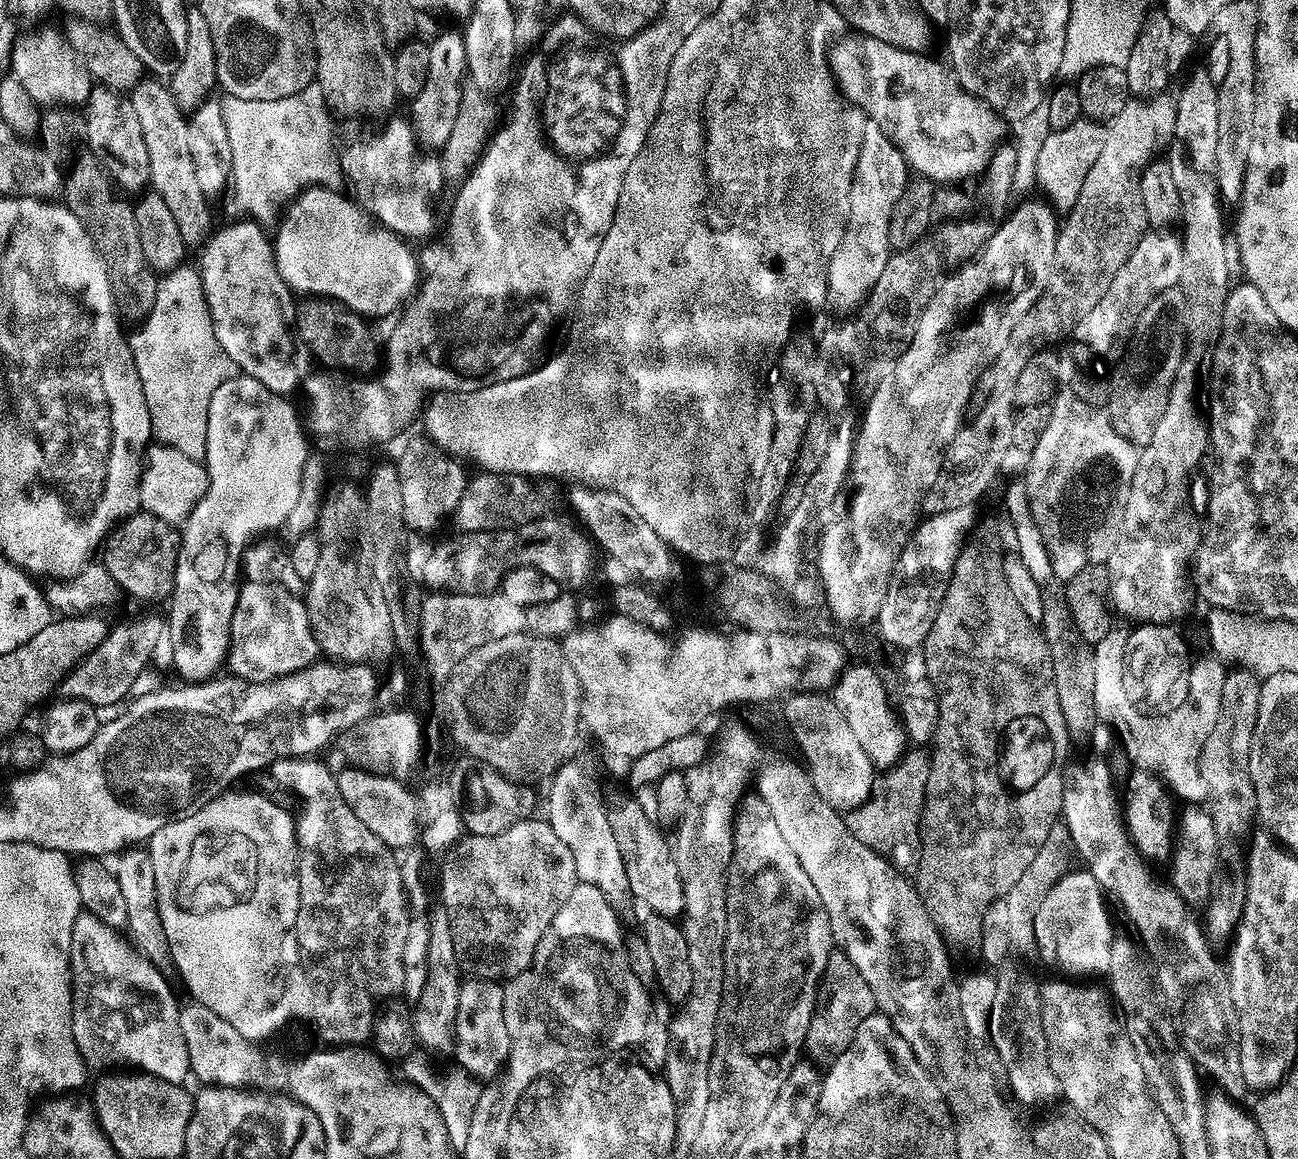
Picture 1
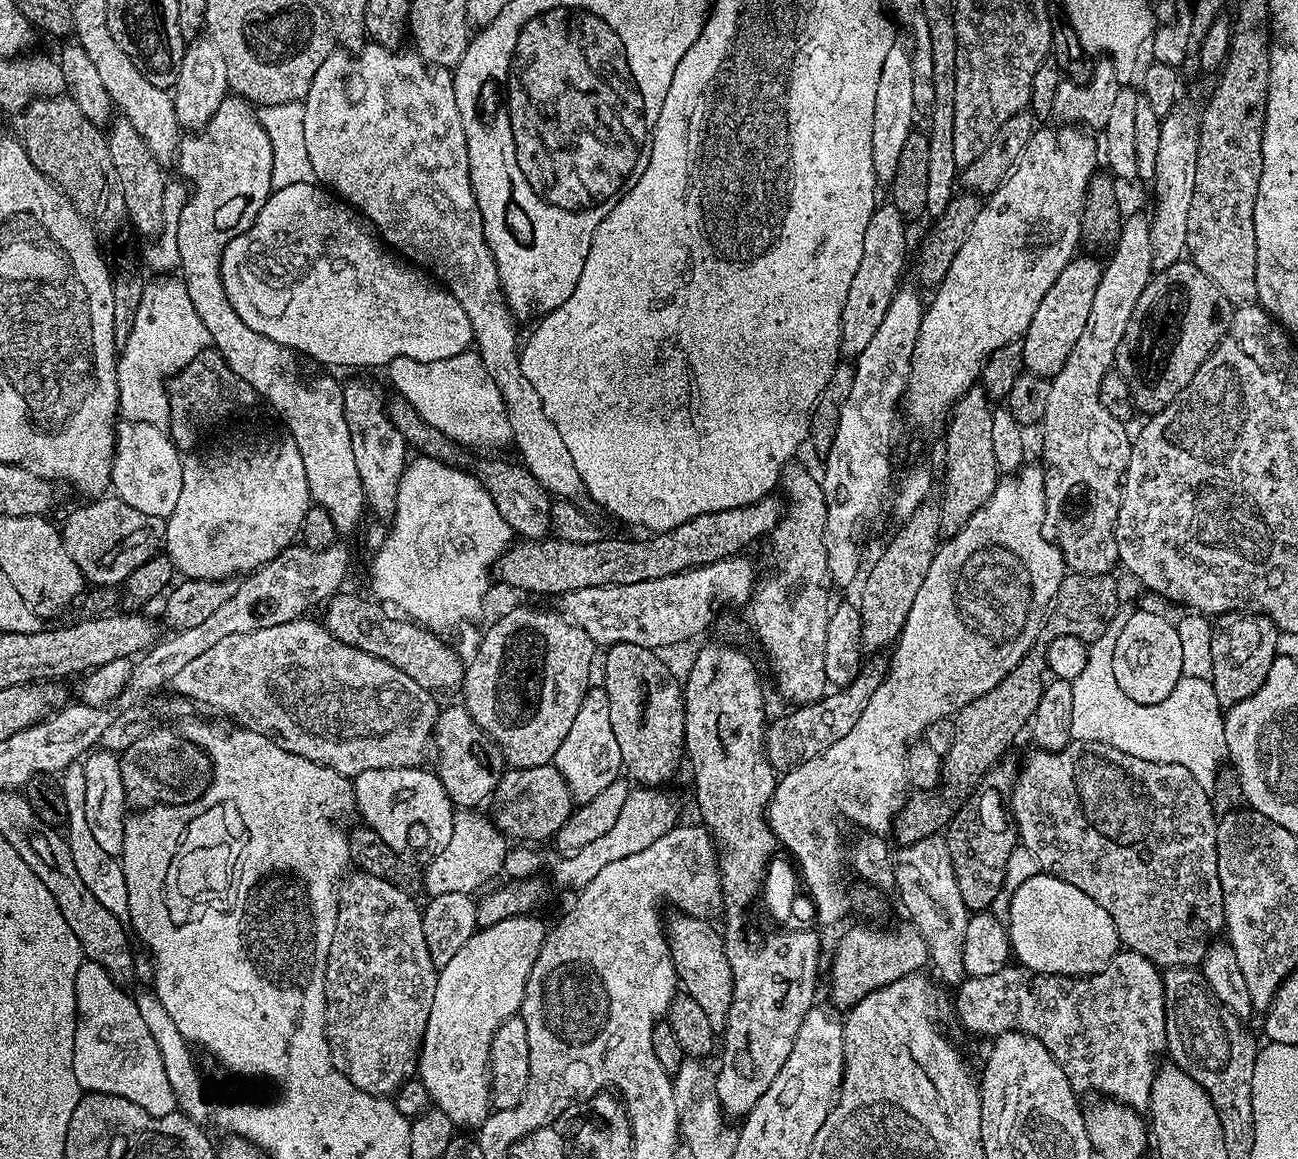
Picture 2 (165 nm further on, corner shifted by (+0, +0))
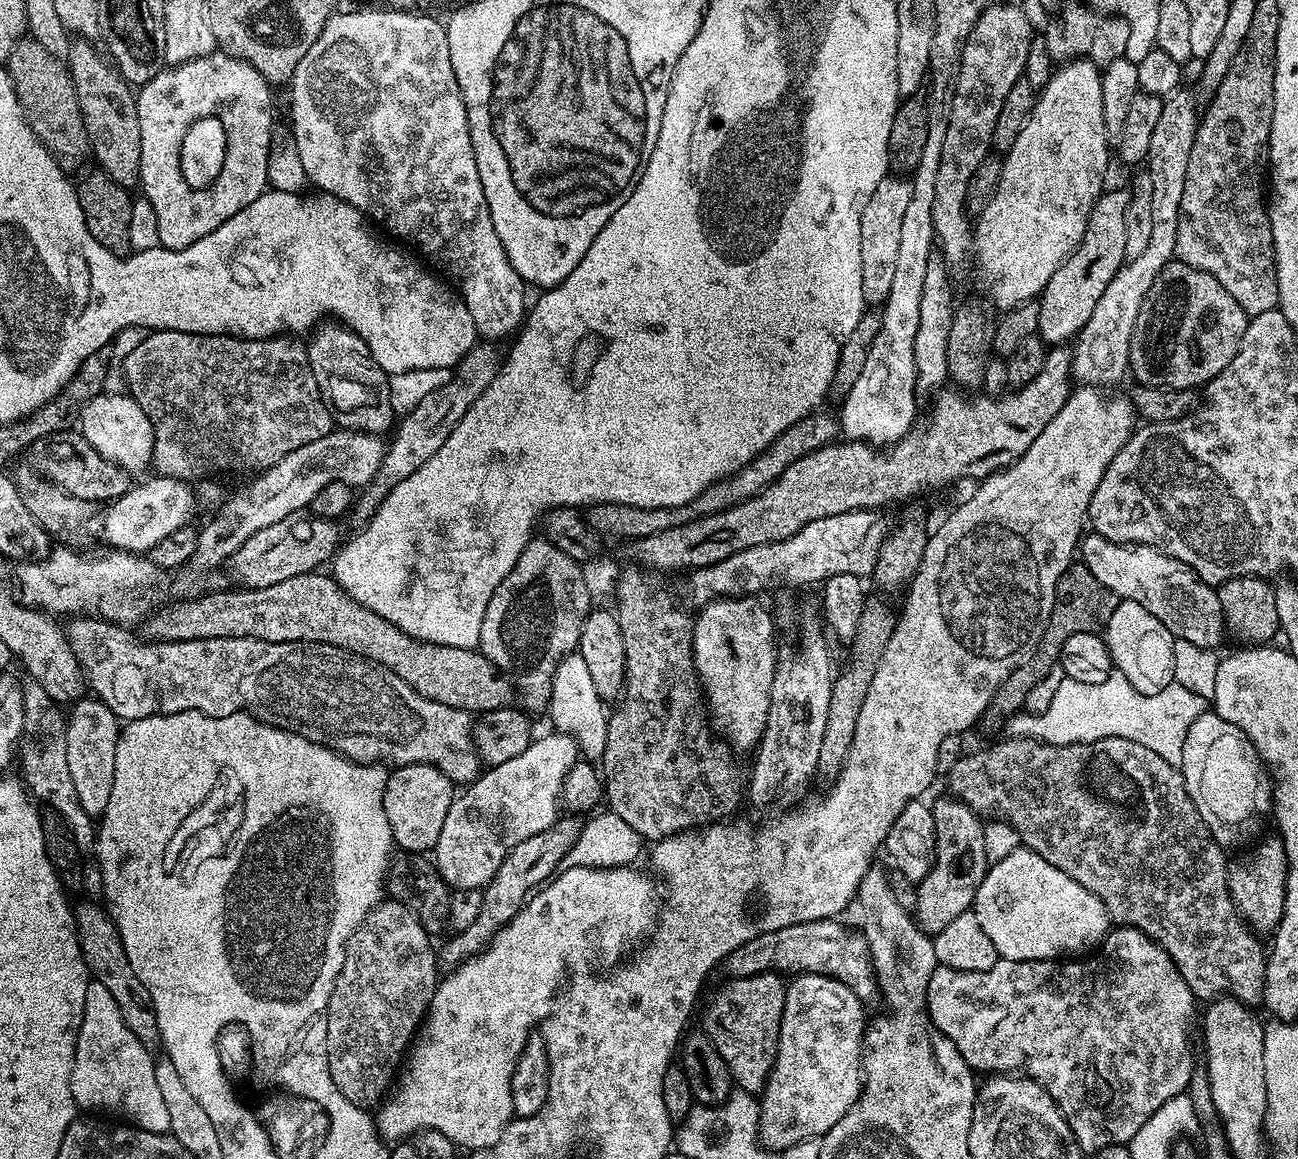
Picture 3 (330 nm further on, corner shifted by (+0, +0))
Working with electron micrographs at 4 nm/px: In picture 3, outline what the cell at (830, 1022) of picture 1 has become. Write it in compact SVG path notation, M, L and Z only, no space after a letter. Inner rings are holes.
M947 798L931 805L934 818L936 845L932 855L932 868L926 878L919 881L920 893L916 896L914 919L922 931L935 934L946 930L954 918L975 905L976 891L990 867L986 858L985 821L960 800Z

